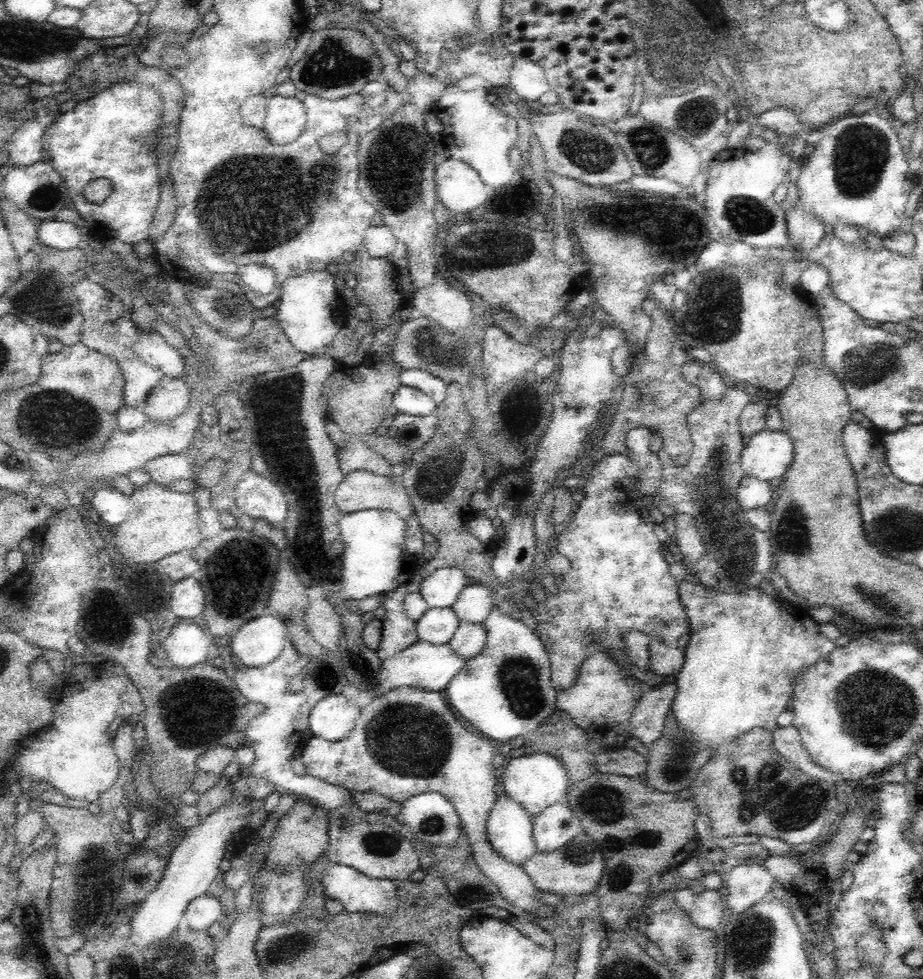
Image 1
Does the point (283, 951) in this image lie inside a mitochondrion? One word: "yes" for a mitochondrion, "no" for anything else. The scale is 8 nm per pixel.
yes

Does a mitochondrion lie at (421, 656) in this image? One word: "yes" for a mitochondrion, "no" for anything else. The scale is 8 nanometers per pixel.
no

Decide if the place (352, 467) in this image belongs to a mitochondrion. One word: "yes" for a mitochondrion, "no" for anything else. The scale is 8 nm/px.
no

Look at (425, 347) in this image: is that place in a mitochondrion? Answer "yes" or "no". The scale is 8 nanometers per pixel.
yes

